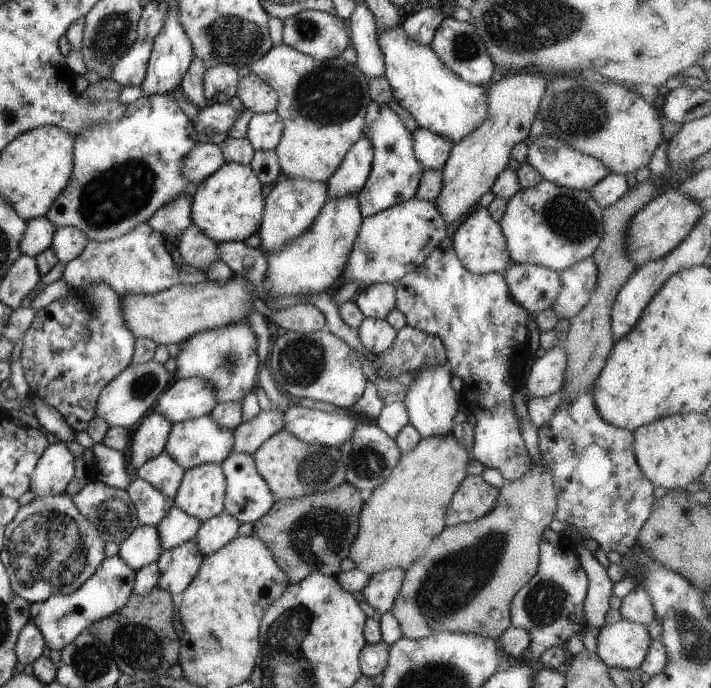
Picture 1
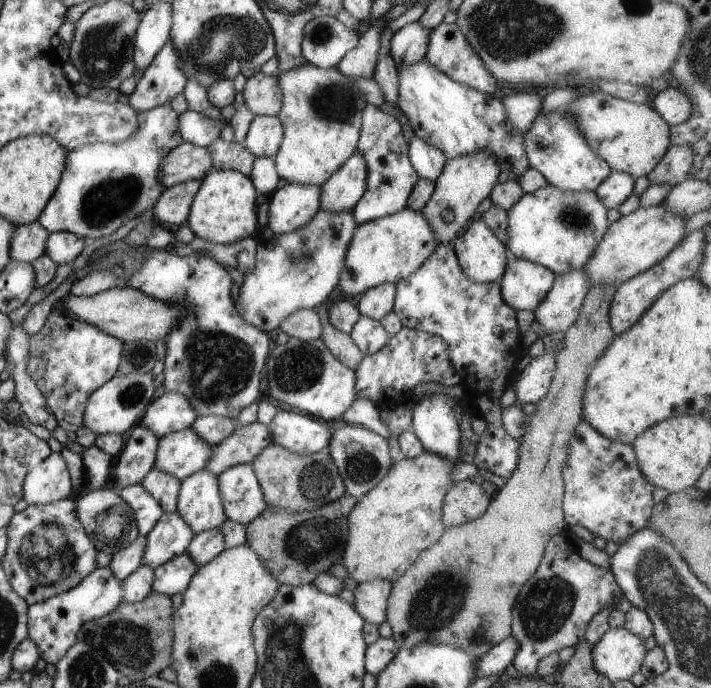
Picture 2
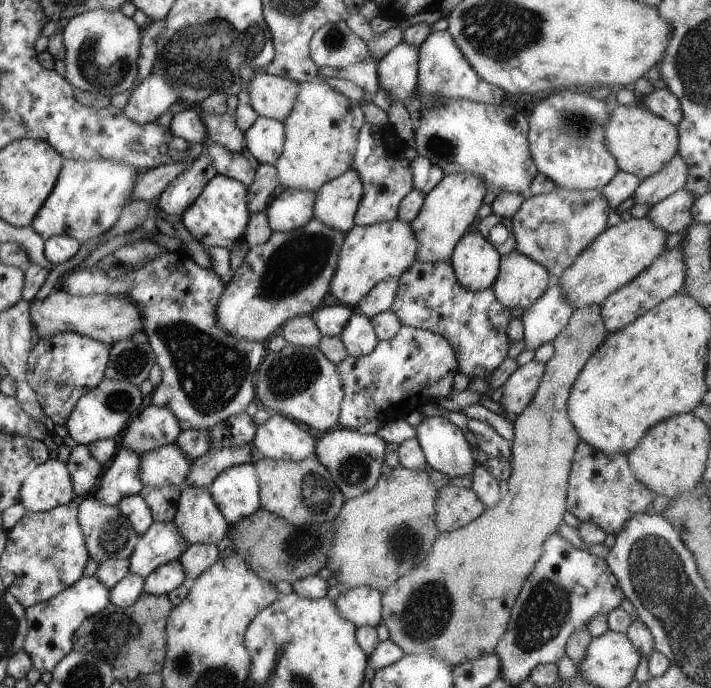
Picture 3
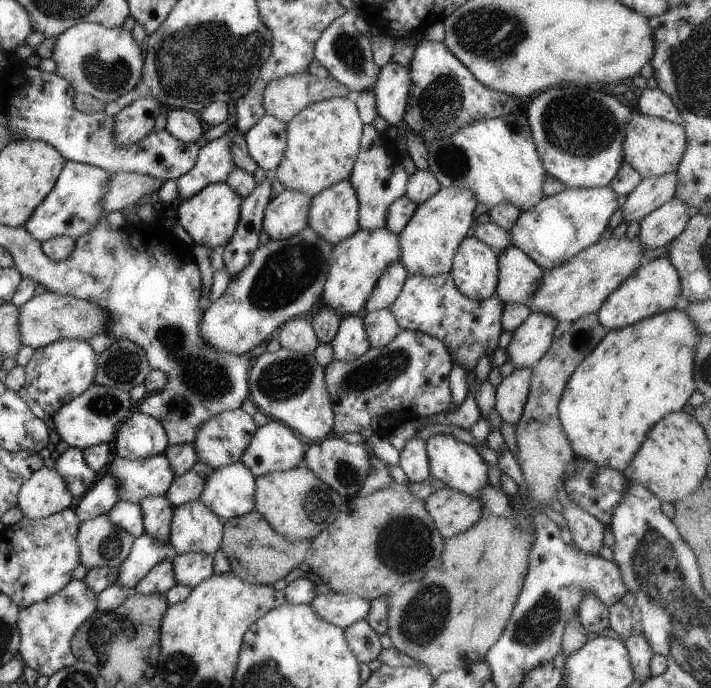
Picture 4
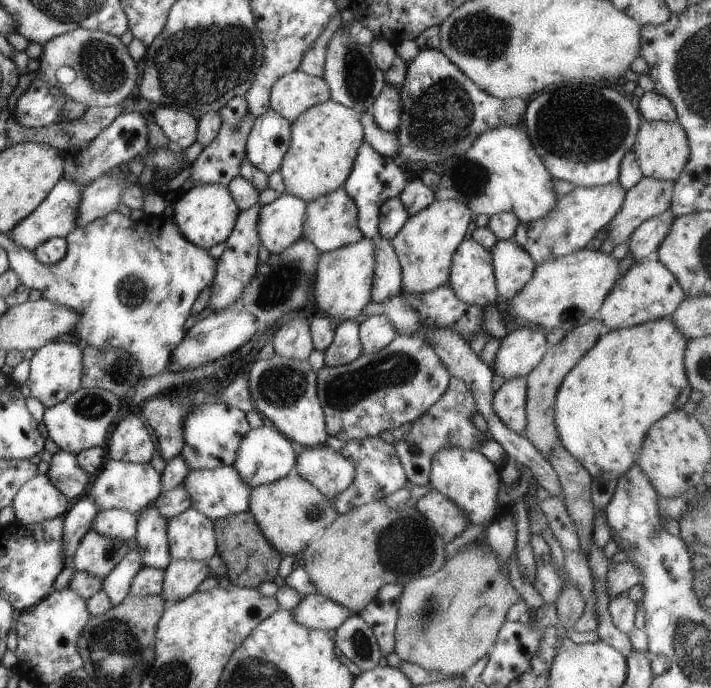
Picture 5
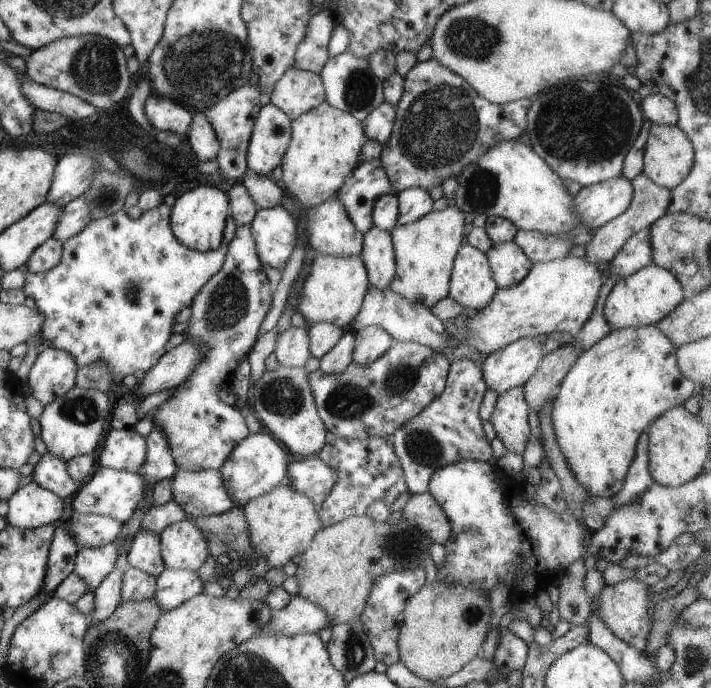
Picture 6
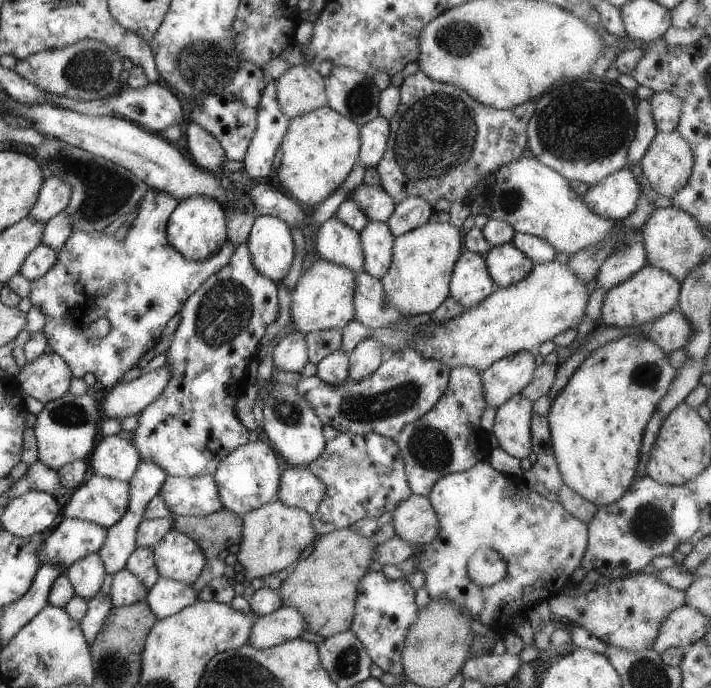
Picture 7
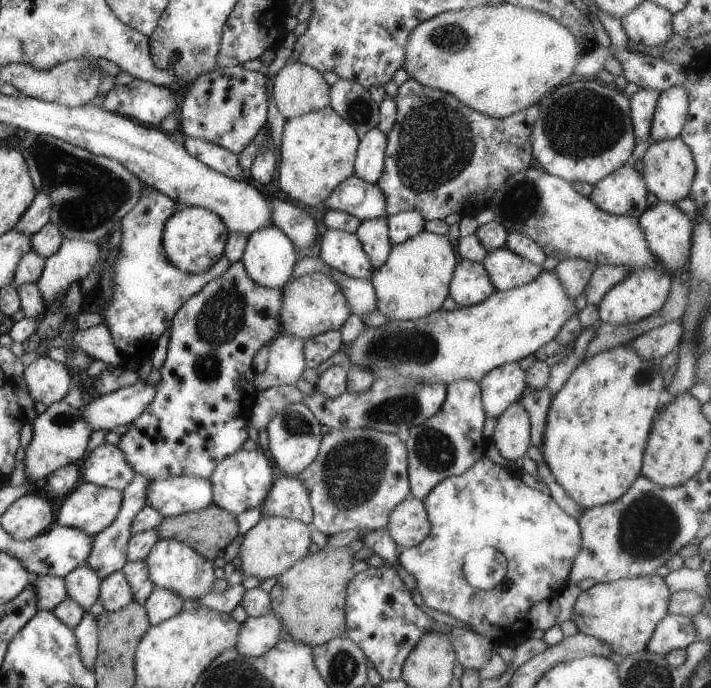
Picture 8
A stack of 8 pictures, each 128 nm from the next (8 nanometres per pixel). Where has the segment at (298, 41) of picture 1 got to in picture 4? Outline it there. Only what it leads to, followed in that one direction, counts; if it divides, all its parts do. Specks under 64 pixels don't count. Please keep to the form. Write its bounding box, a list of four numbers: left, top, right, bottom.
[314,9,381,101]

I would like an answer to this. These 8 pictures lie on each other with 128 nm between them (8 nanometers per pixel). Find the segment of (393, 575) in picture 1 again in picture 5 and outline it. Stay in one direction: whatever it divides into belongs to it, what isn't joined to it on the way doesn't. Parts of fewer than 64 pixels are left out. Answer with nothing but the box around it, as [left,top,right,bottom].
[291,593,352,632]

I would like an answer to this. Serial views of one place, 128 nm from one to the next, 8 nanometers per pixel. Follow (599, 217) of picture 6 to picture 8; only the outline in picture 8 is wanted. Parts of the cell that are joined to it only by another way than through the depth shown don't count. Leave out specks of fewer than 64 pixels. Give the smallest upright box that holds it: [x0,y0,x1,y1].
[590,163,650,219]

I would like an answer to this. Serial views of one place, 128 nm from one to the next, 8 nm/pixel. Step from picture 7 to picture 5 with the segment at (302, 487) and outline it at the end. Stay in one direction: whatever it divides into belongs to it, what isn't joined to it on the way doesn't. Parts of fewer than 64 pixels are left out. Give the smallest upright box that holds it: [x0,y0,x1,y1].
[294,445,354,499]

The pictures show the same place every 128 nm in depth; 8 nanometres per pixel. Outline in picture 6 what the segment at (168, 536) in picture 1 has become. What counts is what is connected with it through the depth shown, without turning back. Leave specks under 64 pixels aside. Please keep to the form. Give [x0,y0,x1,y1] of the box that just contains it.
[88,570,123,626]

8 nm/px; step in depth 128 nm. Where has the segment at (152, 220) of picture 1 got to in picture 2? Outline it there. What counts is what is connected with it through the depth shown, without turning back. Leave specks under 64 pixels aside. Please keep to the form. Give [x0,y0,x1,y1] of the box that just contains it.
[154,179,201,229]

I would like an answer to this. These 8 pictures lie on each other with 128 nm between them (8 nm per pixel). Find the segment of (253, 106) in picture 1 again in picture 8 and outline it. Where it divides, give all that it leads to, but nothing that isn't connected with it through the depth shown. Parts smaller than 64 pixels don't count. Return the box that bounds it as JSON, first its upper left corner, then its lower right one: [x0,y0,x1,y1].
[272,62,331,120]

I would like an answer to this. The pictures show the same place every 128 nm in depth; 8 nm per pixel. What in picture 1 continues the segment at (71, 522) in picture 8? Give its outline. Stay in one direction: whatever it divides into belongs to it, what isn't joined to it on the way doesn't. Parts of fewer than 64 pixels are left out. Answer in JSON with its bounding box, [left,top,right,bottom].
[164,414,235,470]

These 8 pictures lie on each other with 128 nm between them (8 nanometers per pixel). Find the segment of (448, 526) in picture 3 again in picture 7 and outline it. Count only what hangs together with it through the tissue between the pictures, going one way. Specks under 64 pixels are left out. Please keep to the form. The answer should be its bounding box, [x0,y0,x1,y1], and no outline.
[391,493,438,545]

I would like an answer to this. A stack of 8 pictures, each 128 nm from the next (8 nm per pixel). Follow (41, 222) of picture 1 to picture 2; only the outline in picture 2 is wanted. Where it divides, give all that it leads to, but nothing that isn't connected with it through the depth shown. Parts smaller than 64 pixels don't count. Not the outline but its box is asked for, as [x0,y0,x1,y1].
[9,221,49,263]

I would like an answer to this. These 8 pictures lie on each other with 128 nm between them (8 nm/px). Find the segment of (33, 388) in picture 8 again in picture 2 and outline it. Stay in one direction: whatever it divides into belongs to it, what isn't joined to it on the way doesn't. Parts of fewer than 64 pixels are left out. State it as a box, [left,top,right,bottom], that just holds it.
[29,308,123,432]

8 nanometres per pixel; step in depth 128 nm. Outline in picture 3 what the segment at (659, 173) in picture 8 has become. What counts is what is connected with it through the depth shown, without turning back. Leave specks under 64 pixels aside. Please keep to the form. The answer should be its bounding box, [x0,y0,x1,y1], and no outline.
[605,103,678,179]

